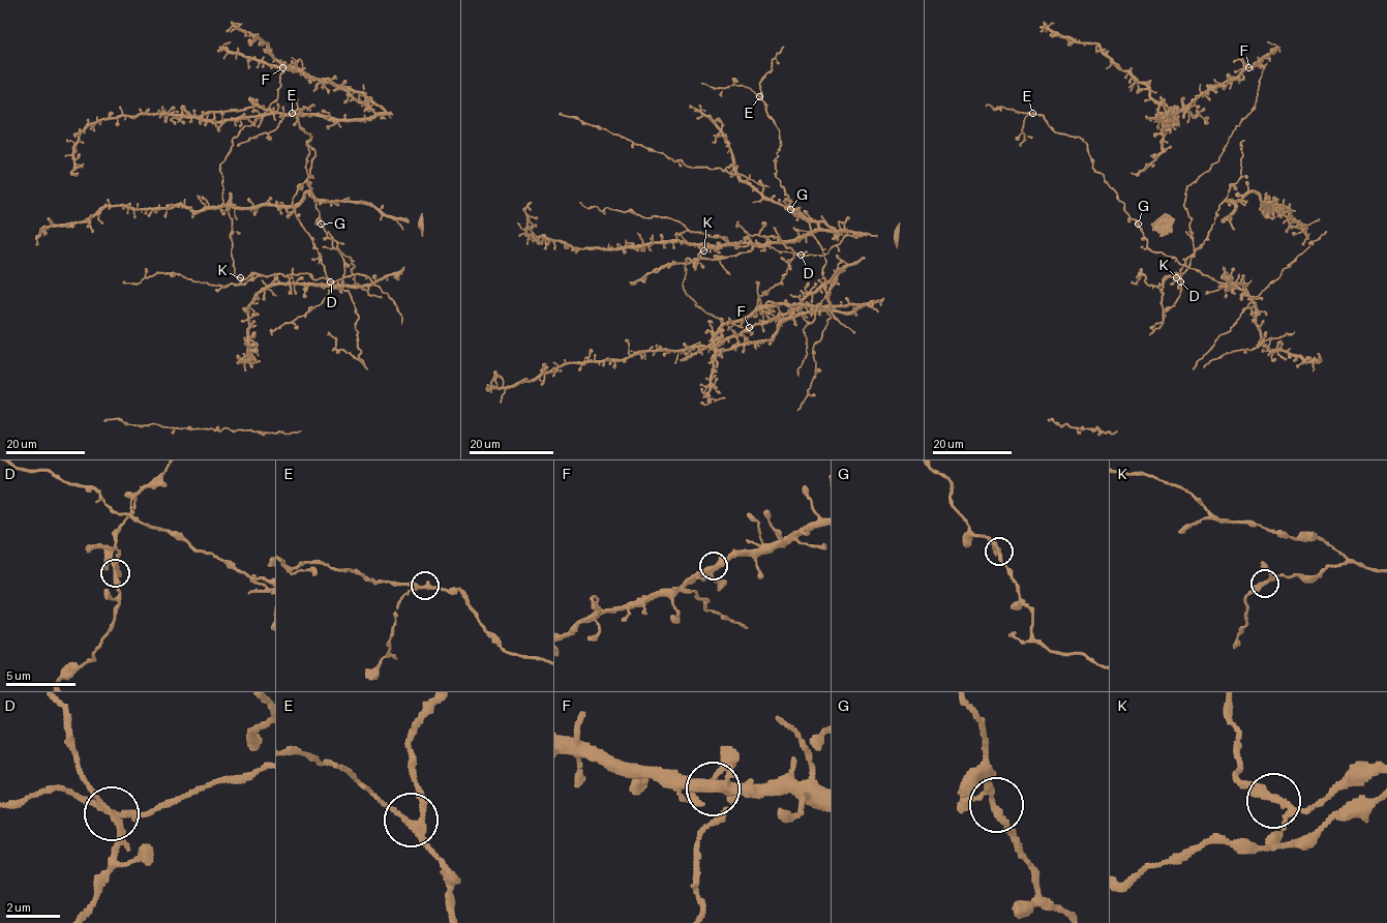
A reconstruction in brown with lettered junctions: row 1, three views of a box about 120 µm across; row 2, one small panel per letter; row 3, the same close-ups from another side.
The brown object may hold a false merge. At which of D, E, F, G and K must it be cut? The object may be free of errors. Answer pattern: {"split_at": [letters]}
{"split_at": ["D"]}

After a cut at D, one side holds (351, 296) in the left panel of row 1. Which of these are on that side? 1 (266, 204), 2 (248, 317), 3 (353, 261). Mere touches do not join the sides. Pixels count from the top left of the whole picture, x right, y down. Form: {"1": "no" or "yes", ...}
{"1": "yes", "2": "yes", "3": "yes"}

